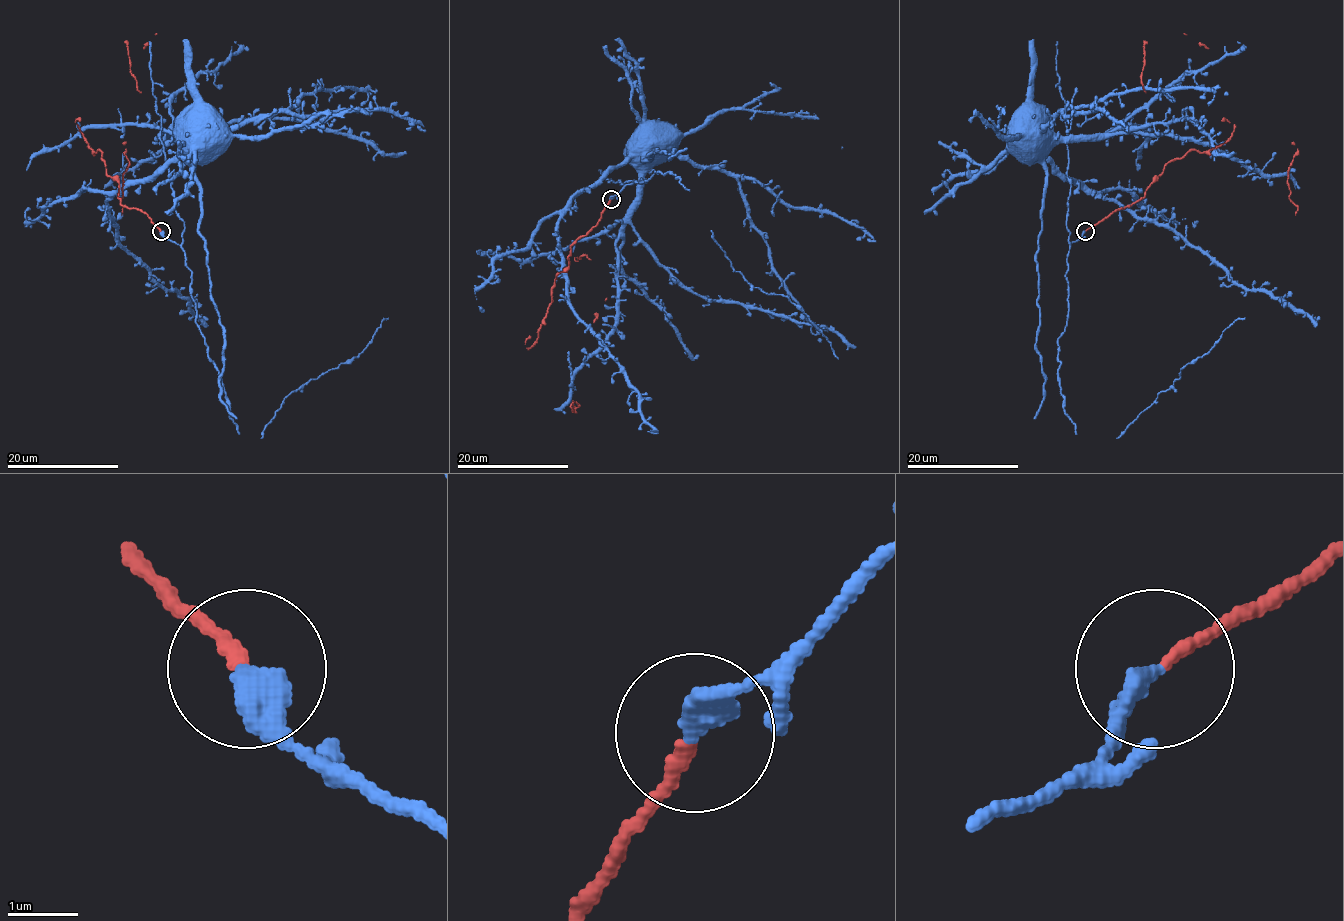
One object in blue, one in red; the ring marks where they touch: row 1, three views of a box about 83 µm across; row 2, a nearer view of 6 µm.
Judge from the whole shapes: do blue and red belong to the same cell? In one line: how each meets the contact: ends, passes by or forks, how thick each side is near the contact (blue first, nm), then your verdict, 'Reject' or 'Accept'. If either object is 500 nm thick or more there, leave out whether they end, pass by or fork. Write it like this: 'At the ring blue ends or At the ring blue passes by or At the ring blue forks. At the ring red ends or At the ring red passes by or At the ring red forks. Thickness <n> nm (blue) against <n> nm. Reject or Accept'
At the ring blue ends. At the ring red ends. Thickness 400 nm (blue) against 180 nm. Reject

